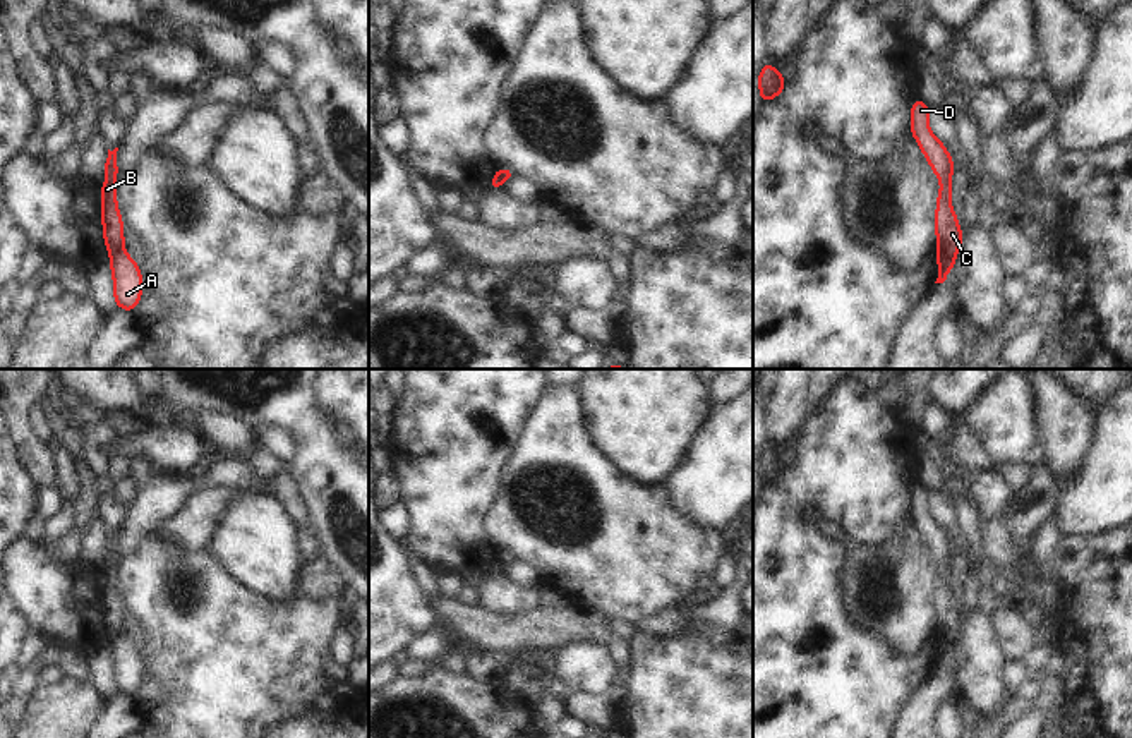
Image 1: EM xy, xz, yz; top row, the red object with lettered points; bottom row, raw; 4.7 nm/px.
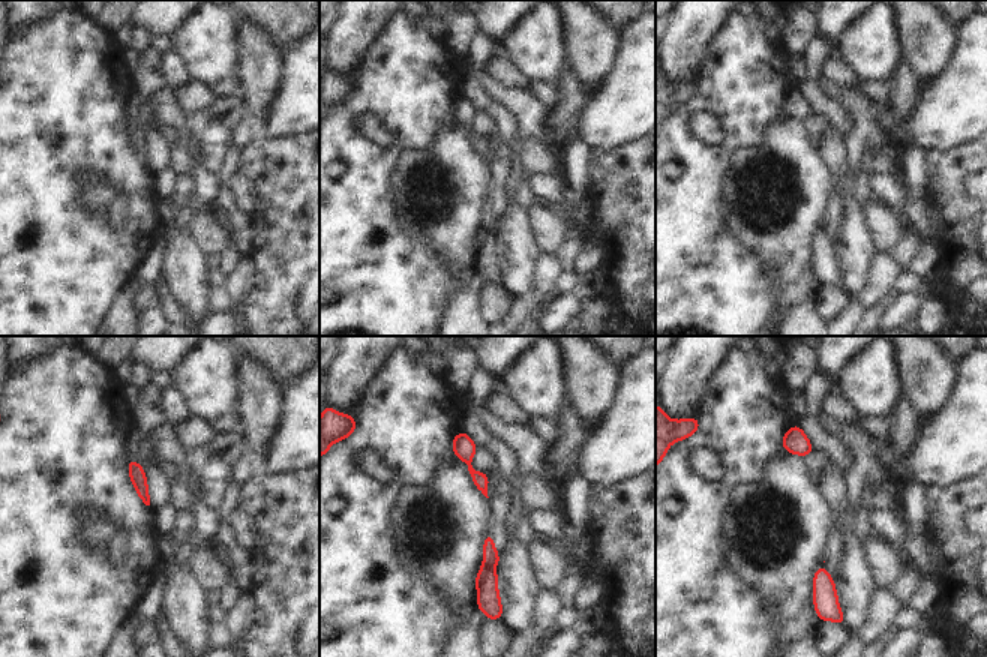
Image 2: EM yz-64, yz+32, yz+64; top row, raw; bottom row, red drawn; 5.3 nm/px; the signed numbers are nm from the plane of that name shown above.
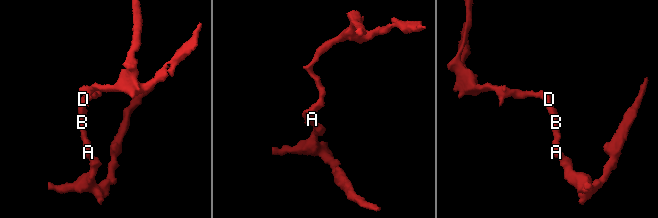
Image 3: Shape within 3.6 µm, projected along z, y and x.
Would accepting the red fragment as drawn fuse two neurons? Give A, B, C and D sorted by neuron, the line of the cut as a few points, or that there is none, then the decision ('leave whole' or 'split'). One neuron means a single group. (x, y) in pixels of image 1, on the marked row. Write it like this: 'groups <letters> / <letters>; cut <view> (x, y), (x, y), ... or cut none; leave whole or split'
groups A / B C D; cut yz (940, 248), (954, 254); split

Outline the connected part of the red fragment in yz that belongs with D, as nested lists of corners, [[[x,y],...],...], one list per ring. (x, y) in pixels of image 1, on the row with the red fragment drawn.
[[[914,100],[911,108],[911,134],[918,141],[926,161],[940,180],[936,197],[935,235],[938,247],[957,254],[962,244],[962,228],[957,223],[955,211],[950,204],[954,160],[942,141],[938,141],[928,125],[930,106],[923,100]]]

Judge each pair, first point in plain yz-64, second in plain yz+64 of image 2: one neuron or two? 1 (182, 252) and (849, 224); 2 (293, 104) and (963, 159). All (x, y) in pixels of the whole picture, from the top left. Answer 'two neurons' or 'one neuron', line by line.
1: one neuron
2: two neurons

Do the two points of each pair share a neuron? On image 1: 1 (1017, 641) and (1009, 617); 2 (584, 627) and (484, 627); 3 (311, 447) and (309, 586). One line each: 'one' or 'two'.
1: one
2: one
3: two

